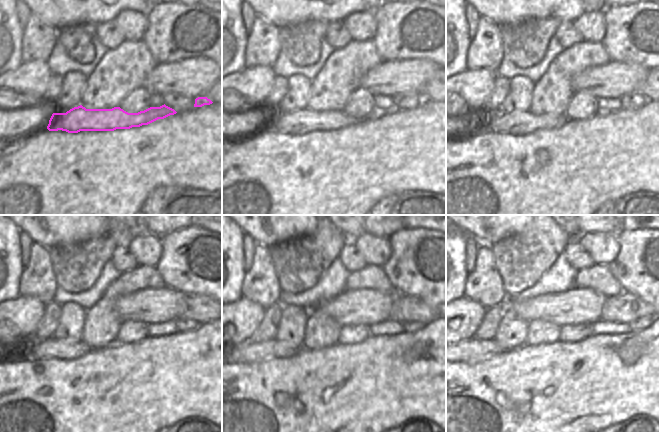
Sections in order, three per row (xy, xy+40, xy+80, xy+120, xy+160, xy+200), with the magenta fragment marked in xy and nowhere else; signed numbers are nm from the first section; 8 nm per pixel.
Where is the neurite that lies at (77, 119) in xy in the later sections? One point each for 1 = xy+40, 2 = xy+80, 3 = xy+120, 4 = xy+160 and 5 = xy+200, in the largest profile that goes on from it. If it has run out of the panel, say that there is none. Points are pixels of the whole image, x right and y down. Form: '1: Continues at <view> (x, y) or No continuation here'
1: Continues at xy+40 (303, 121)
2: Continues at xy+80 (518, 122)
3: Continues at xy+120 (52, 348)
4: Continues at xy+160 (251, 351)
5: Continues at xy+200 (470, 350)

